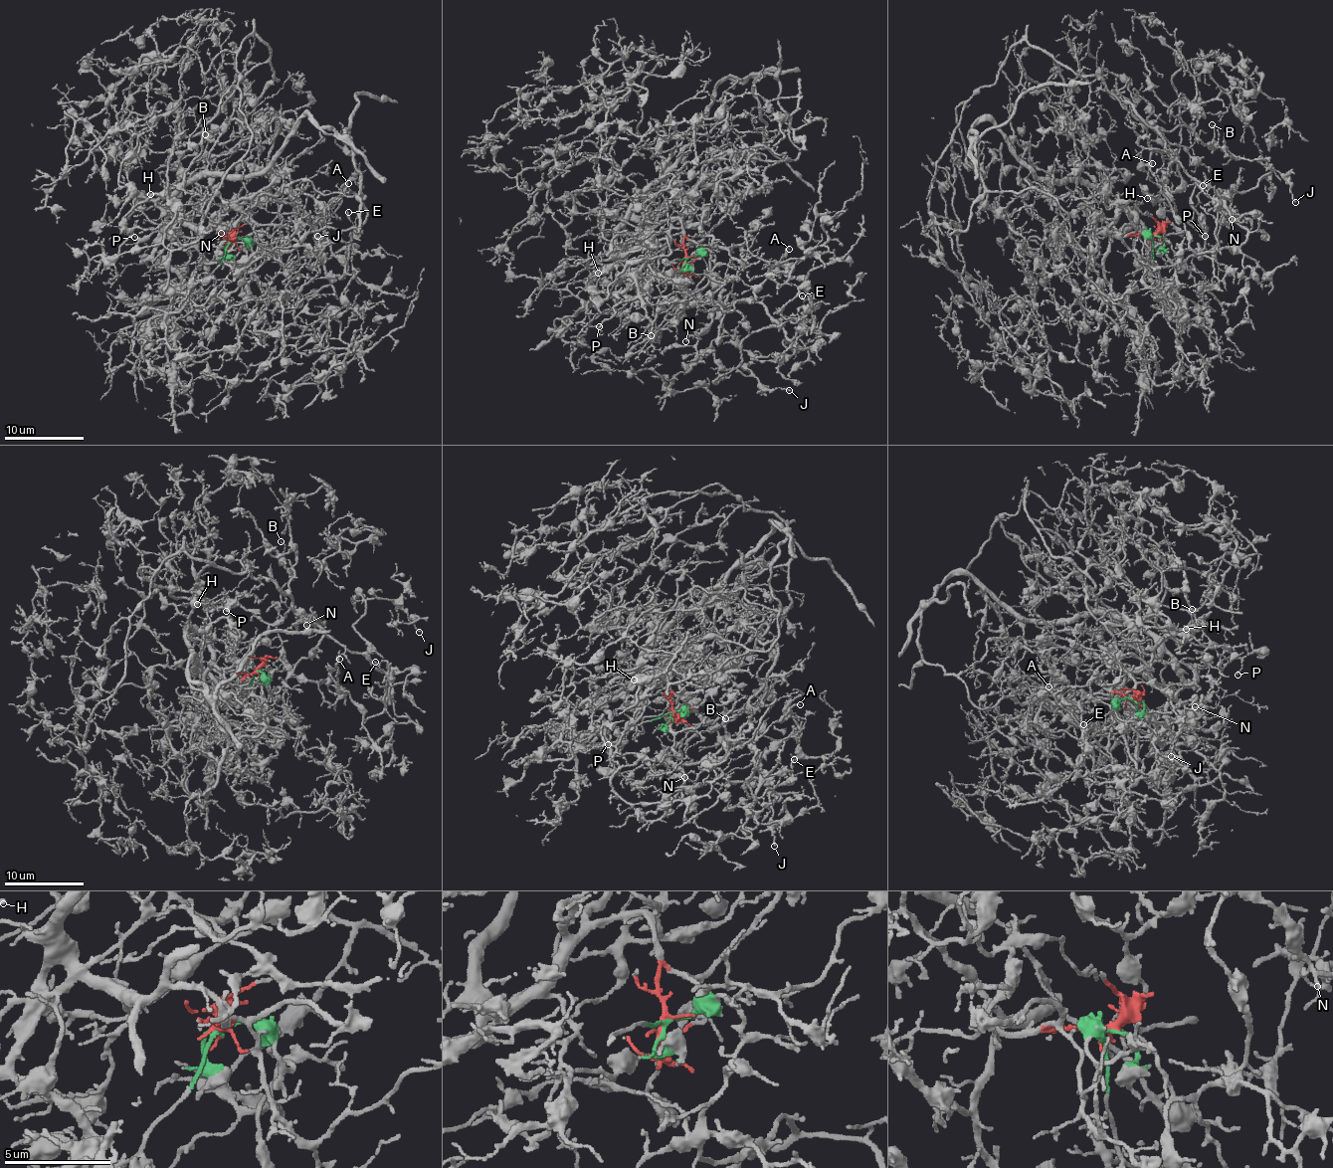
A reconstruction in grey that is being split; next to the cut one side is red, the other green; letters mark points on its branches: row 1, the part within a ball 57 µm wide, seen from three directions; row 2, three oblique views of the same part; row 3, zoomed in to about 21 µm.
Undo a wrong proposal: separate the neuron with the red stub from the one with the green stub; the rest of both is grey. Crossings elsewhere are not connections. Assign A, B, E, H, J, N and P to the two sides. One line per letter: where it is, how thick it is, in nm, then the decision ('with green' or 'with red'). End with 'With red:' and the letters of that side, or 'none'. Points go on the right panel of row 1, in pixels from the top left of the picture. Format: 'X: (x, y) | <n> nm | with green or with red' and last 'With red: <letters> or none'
A: (1152, 163) | 140 nm | with green
B: (1212, 124) | 110 nm | with green
E: (1203, 185) | 140 nm | with green
H: (1147, 198) | 160 nm | with green
J: (1295, 202) | 120 nm | with green
N: (1232, 219) | 110 nm | with green
P: (1205, 236) | 110 nm | with green
With red: none

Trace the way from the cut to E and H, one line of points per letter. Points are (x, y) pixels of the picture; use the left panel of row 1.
E: (231, 242), (257, 257), (242, 273), (234, 259), (291, 203), (338, 276), (347, 212)
H: (231, 242), (257, 257), (242, 273), (280, 207), (273, 175), (231, 200), (150, 195)

